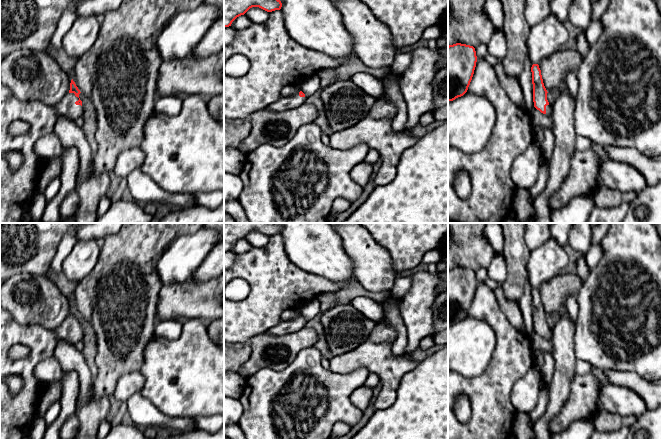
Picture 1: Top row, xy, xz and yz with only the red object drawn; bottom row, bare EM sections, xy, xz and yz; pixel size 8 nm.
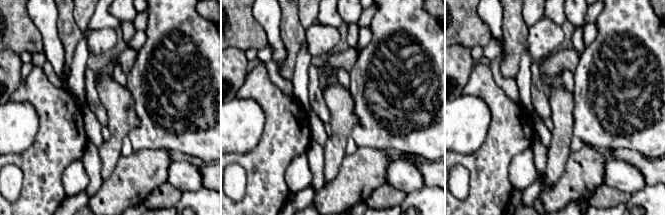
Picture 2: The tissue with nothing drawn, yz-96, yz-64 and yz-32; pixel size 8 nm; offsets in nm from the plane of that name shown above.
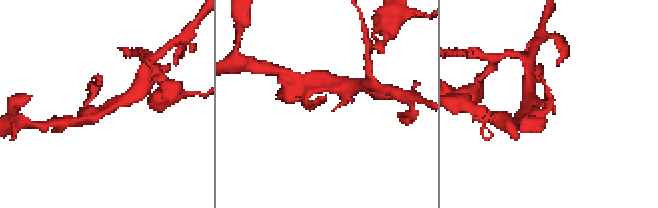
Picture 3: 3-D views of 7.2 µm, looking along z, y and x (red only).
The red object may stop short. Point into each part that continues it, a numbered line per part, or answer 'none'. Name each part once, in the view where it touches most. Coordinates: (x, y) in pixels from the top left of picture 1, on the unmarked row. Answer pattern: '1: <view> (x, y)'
1: xy (66, 331)

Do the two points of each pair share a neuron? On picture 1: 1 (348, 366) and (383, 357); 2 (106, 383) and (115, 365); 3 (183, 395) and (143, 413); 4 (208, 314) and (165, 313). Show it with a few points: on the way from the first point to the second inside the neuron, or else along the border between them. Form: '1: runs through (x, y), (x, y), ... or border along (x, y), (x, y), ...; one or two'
1: runs through (357, 358), (374, 357); one
2: runs through (106, 379), (111, 369); one
3: border along (139, 392), (164, 414), (172, 417), (177, 416); two
4: runs through (197, 309), (176, 309); one

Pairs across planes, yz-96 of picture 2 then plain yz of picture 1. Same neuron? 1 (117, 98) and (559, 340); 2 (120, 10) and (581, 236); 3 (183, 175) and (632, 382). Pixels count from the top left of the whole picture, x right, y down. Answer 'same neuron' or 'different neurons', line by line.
1: same neuron
2: same neuron
3: different neurons

